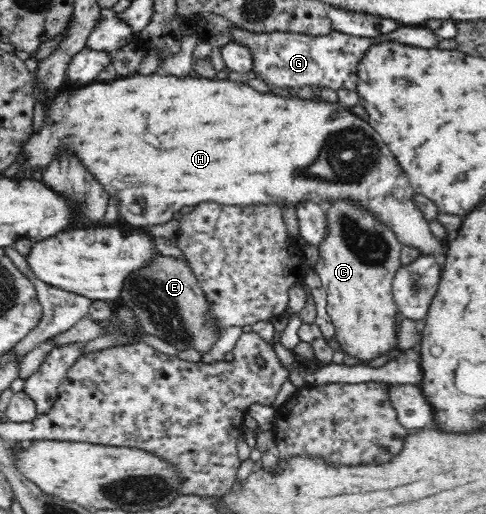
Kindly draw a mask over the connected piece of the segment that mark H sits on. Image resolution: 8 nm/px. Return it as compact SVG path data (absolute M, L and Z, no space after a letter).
M160 71L157 73L154 73L150 75L150 77L142 77L140 74L134 74L131 76L126 77L118 77L115 80L112 80L112 83L104 82L104 83L98 83L94 82L93 84L90 84L83 88L75 88L72 91L62 92L58 93L51 101L48 103L48 111L44 113L44 121L42 124L42 127L37 130L33 131L32 135L28 137L28 141L24 141L22 145L22 149L20 149L19 157L24 155L24 159L26 159L26 169L28 171L36 171L36 169L46 169L50 163L52 163L52 159L58 155L58 153L62 153L62 145L64 147L68 147L70 151L74 151L76 155L78 155L78 159L84 163L84 167L102 183L102 187L106 189L106 193L110 195L110 197L114 197L116 201L118 201L118 209L120 209L120 217L124 219L126 217L126 223L130 223L130 225L136 225L136 228L143 230L145 226L147 225L156 225L158 223L164 223L170 219L172 219L172 215L174 213L178 213L182 207L186 207L186 205L192 207L195 205L198 205L202 202L213 202L214 204L220 204L220 205L256 205L256 204L264 204L266 203L278 203L280 206L284 205L284 203L287 203L287 205L294 205L296 206L296 203L300 203L300 201L304 201L308 199L308 195L310 193L318 193L320 197L322 197L324 203L328 201L334 201L334 199L351 199L352 201L357 201L359 205L362 207L365 207L365 209L369 209L372 213L375 213L377 215L377 218L380 221L383 221L384 225L387 225L395 234L396 237L401 241L403 245L406 245L408 247L414 247L418 249L420 255L438 255L443 252L444 247L446 248L446 241L440 239L437 236L434 236L432 234L432 231L430 230L430 226L428 226L429 221L426 221L426 218L422 215L422 212L416 207L415 201L412 200L412 197L414 197L414 190L412 189L412 186L408 183L408 176L406 176L406 172L401 168L401 166L398 164L398 161L395 159L393 154L390 151L390 148L384 143L384 140L380 136L377 135L376 130L369 124L369 122L363 121L362 119L358 118L356 115L352 114L350 110L348 110L348 107L345 107L344 105L340 104L330 104L322 102L322 100L302 100L302 99L295 99L292 97L292 99L282 99L282 97L278 97L278 95L272 95L272 93L268 93L268 95L262 95L262 93L258 93L258 91L254 91L252 87L248 87L248 85L244 85L244 83L236 83L236 81L218 81L218 79L192 79L192 77L174 77L174 75L160 75Z

